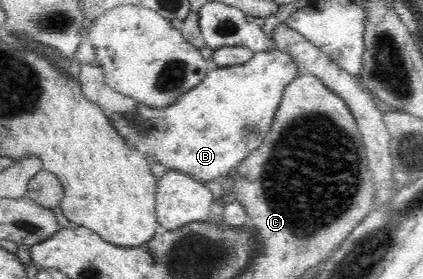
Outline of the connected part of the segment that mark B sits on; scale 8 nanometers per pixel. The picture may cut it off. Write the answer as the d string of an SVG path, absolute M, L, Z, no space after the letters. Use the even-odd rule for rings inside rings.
M277 48L256 53L241 65L211 67L195 88L173 104L163 108L141 104L132 115L115 113L110 121L127 146L144 154L150 163L159 162L202 183L231 178L236 166L270 131L285 87L304 72L296 64Z

